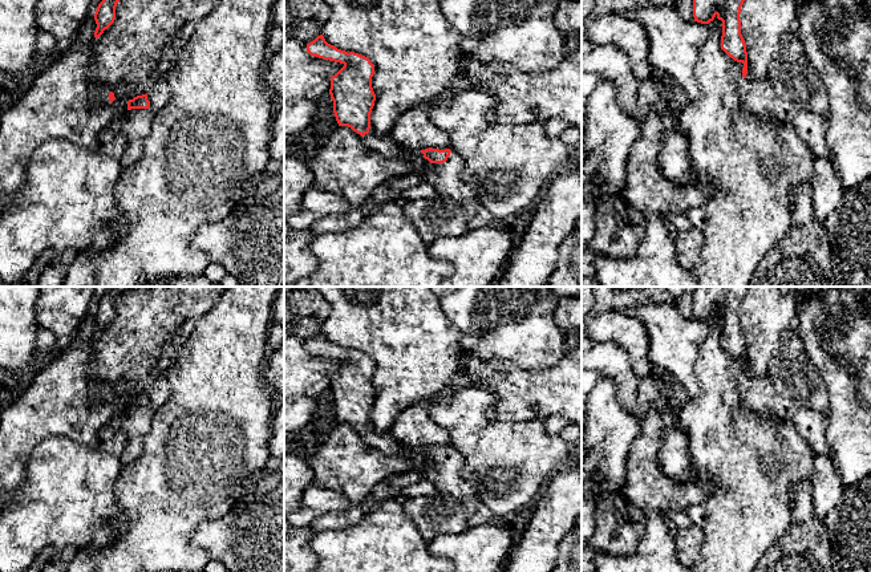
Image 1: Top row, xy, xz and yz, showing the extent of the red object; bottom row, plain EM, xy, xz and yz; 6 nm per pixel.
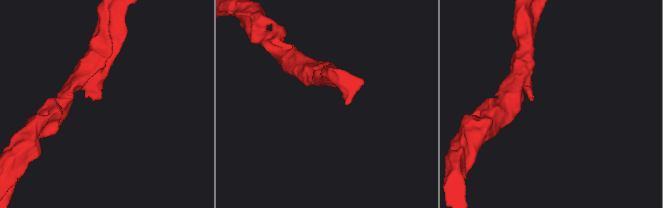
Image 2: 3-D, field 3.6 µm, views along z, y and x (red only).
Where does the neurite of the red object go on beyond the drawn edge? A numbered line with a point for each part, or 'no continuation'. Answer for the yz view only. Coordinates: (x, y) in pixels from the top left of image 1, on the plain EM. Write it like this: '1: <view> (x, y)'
1: yz (760, 394)

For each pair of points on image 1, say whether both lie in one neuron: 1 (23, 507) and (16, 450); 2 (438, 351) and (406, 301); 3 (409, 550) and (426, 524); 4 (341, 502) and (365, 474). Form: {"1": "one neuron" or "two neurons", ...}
{"1": "two neurons", "2": "one neuron", "3": "two neurons", "4": "two neurons"}

